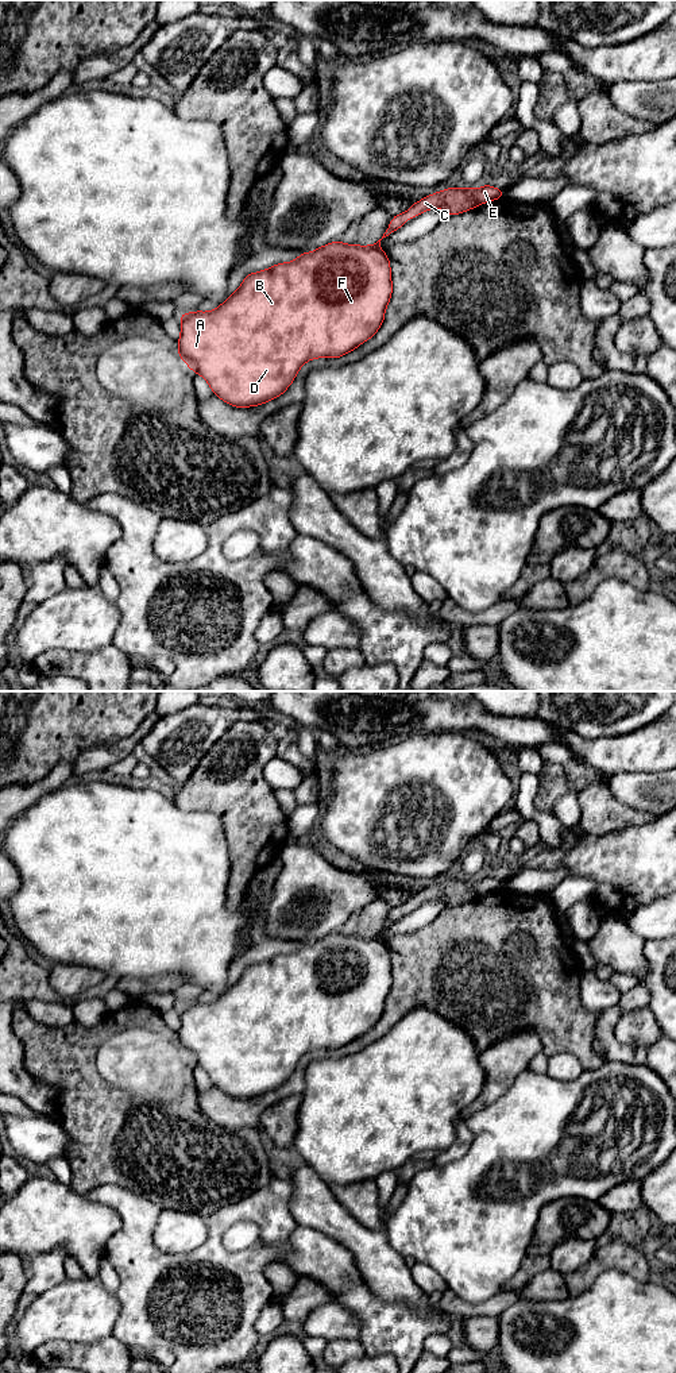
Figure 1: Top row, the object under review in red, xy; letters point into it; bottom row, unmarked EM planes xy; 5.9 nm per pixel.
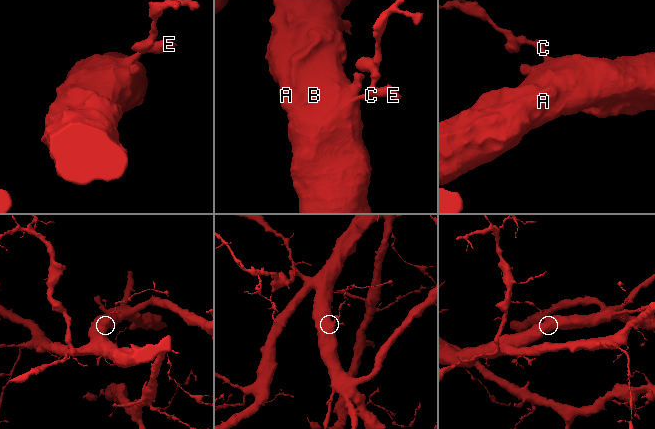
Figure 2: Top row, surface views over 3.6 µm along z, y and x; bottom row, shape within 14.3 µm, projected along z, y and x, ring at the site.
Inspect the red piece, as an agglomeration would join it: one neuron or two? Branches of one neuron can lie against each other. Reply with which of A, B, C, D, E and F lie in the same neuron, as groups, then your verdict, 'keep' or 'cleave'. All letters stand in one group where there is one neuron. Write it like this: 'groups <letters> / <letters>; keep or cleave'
groups A B C D E F; keep

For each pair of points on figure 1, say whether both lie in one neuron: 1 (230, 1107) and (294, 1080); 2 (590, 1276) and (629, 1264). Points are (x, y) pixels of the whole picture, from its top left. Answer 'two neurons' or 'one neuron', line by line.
1: one neuron
2: one neuron

